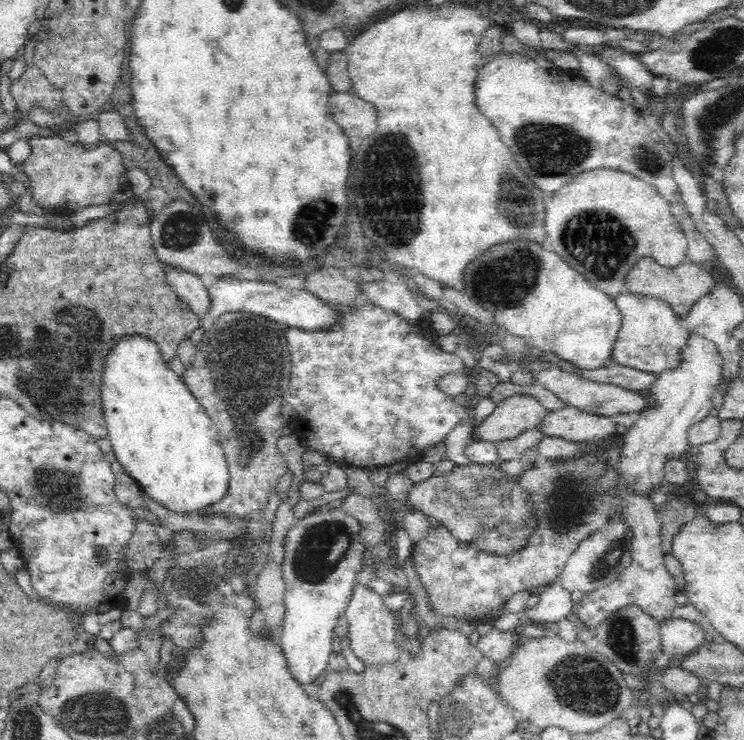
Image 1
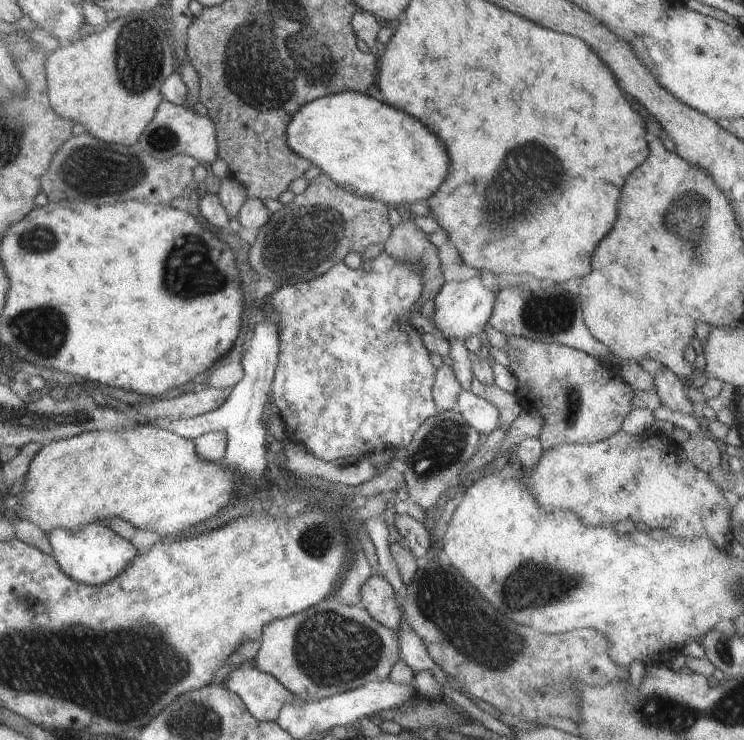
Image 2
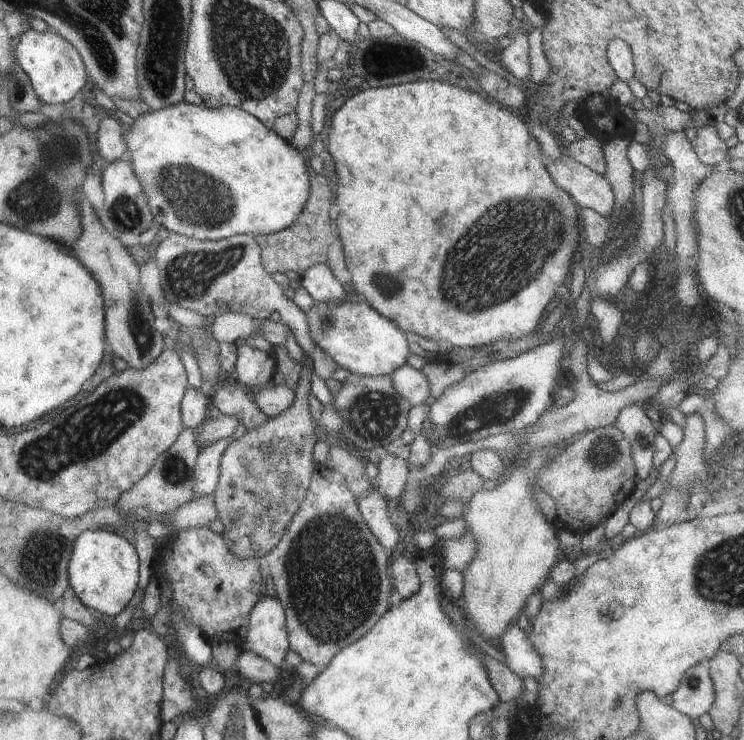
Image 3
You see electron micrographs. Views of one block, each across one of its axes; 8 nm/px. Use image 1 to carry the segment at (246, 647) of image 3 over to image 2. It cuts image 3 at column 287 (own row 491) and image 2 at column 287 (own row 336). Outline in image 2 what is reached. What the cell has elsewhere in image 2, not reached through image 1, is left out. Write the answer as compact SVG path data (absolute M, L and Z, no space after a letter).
M248 665L239 666L225 685L244 701L248 712L259 721L275 721L284 705L295 702L295 694L272 675Z

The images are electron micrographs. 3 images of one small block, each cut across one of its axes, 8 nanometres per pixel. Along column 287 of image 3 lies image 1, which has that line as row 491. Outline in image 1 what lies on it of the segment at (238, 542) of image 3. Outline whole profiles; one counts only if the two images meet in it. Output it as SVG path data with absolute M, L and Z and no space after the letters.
M470 462L456 466L452 472L444 476L435 474L424 482L414 483L408 494L407 505L426 514L434 524L444 526L460 543L469 544L487 554L506 556L516 550L524 549L538 525L529 494L516 483L515 476L510 476L500 469L499 462L492 464Z

